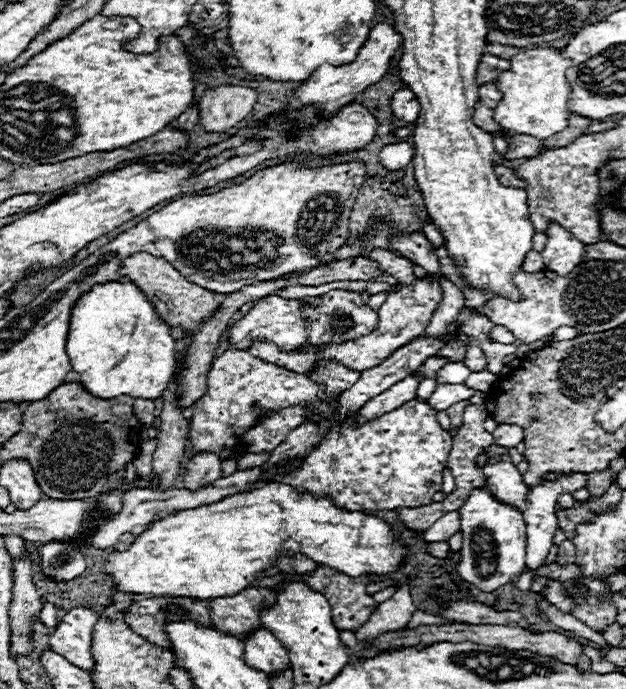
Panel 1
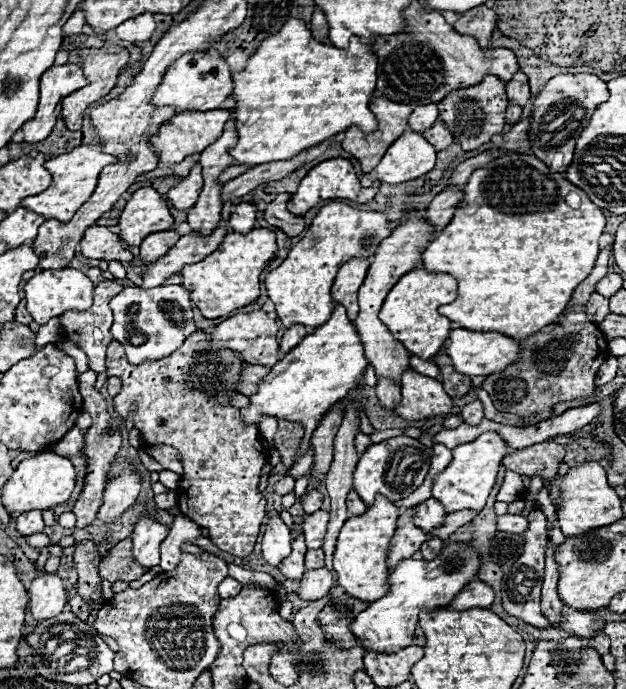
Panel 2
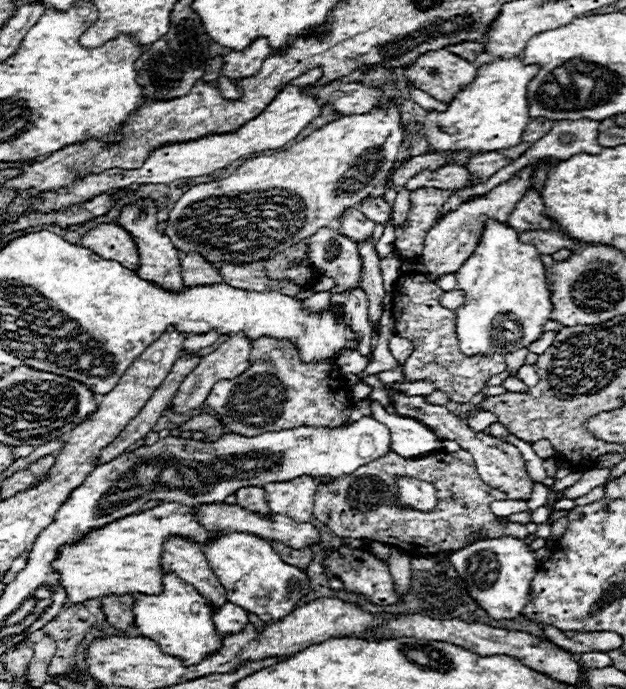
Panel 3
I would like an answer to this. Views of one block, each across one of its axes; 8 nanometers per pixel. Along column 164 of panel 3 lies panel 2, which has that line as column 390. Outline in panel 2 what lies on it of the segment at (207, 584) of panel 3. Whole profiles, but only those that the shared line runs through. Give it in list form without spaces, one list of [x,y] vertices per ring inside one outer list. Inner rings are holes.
[[[412,508],[398,518],[398,530],[388,550],[388,570],[392,570],[402,558],[412,558],[420,546],[428,540],[428,534],[412,524]]]

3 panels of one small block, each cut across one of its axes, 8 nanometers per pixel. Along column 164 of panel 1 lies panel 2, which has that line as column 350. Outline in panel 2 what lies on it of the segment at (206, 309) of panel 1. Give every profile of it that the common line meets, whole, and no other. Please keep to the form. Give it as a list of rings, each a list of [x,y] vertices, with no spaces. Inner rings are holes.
[[[354,258],[350,262],[346,262],[338,274],[336,274],[336,280],[332,284],[332,300],[338,304],[338,306],[344,306],[346,312],[348,312],[348,318],[354,322],[356,316],[358,316],[358,288],[362,286],[364,278],[366,278],[366,272],[368,272],[368,266],[370,266],[370,258]]]

